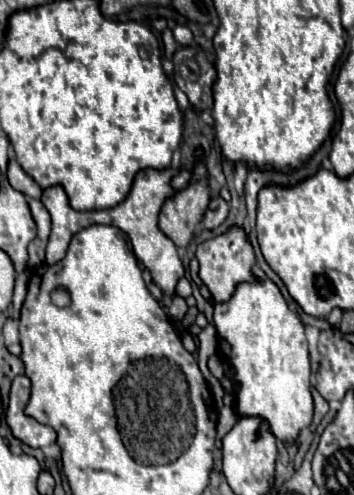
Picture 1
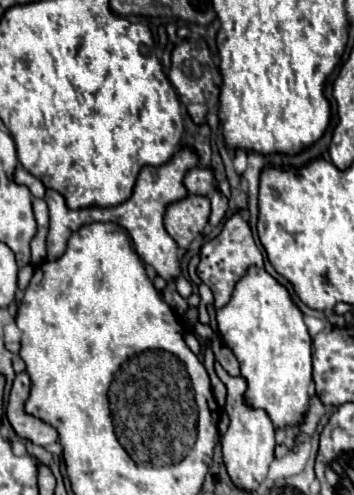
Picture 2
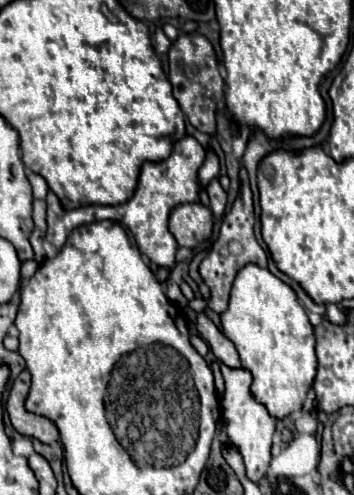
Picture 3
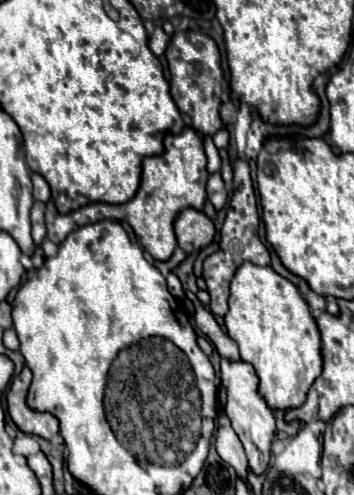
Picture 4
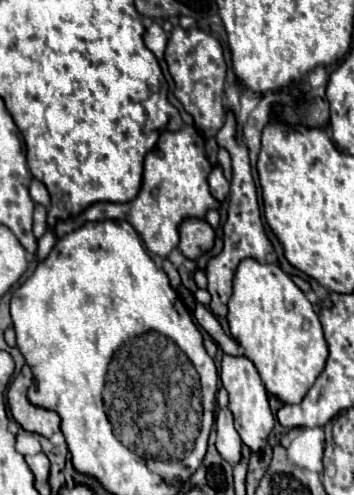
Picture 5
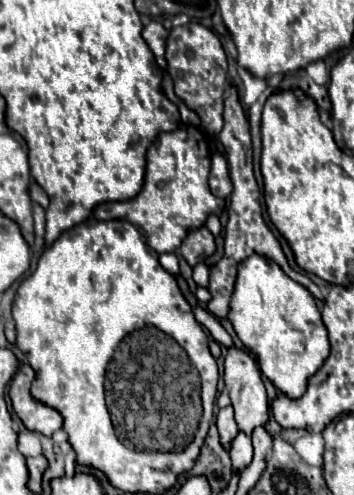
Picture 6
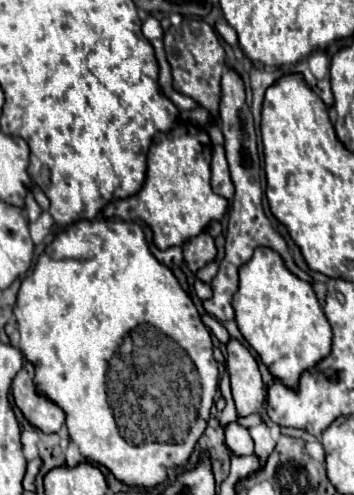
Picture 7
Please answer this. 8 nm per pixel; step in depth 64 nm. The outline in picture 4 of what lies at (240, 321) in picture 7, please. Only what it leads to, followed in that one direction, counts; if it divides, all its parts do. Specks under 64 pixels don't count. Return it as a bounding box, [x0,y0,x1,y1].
[224,262,322,410]

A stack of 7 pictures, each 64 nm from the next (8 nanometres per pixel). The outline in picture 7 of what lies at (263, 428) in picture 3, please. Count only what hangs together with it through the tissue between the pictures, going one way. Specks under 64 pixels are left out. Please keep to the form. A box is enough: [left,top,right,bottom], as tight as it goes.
[226,340,264,418]

